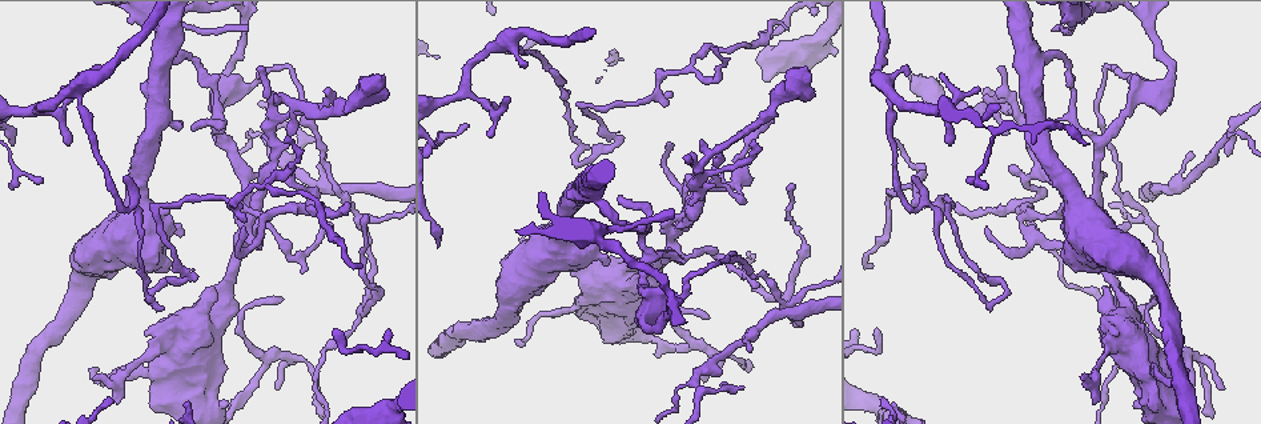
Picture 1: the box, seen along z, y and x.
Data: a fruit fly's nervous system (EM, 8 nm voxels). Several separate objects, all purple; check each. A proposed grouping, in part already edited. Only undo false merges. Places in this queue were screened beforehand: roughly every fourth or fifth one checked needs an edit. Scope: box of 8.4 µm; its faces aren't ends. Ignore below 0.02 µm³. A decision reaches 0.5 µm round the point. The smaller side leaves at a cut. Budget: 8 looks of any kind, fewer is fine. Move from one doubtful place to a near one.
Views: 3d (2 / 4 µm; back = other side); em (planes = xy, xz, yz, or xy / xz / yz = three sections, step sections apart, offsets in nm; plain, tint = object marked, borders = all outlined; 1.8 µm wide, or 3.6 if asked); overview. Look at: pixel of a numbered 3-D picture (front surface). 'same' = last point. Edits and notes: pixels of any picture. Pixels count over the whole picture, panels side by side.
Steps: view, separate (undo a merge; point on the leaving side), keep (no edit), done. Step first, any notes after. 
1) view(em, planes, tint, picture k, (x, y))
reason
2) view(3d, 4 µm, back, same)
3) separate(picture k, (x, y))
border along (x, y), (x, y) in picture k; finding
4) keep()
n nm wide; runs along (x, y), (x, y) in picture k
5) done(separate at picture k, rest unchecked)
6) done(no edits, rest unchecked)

view(3d, 2 µm, picture 1, (1040, 191))
closes a loop

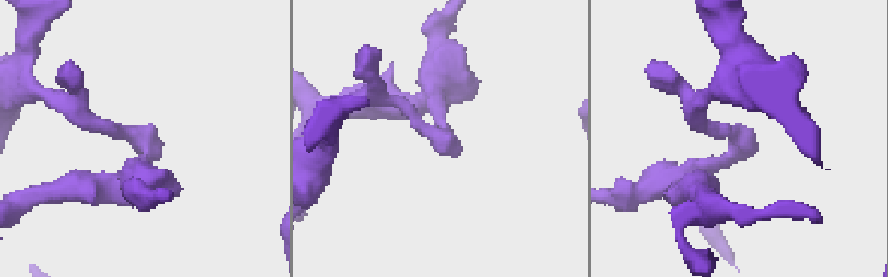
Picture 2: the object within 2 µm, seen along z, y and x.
view(em, yz, step 16, tint, picture 2, (442, 140))
need the tissue

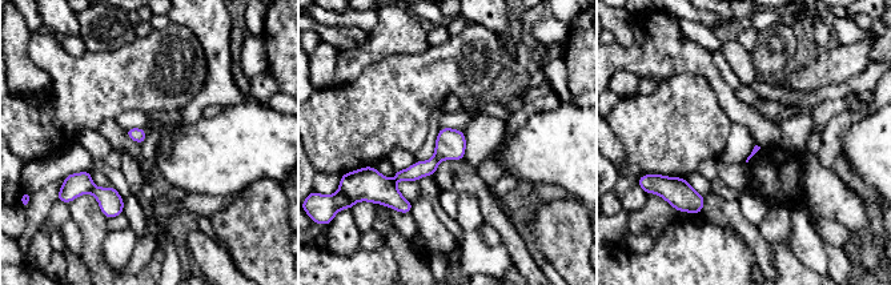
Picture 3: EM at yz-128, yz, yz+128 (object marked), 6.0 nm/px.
keep()
40 nm wide; one cell here

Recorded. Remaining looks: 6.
view(3d, 2 µm, picture 1, (1098, 362))
thick turns thin

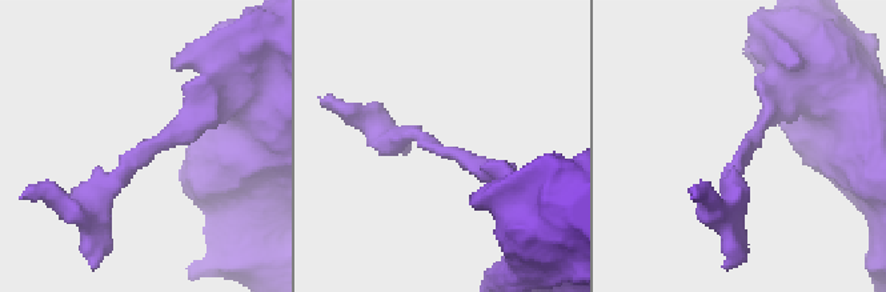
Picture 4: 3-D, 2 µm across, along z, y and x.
view(em, yz, step 16, tint, picture 4, (437, 151))

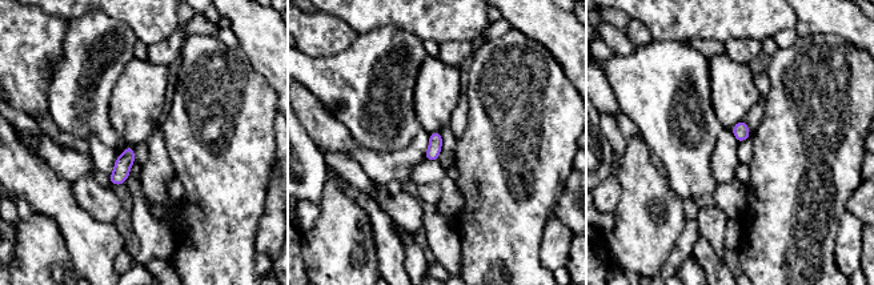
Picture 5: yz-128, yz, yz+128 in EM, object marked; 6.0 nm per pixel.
keep()
all the same cell

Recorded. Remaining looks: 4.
view(em, yz, step 8, tint, picture 1, (578, 166))
sharp bend

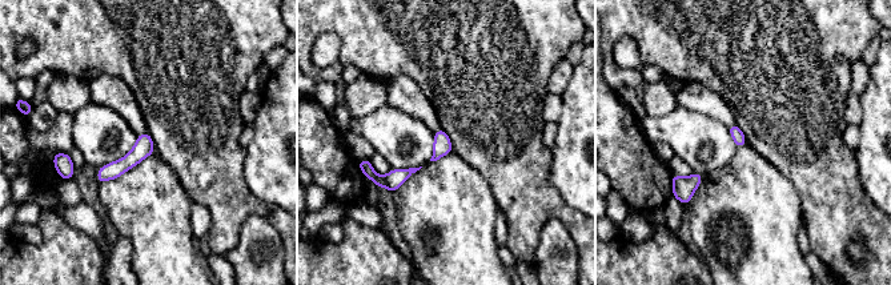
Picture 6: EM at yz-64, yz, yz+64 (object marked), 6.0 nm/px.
view(em, planes, borders, same)

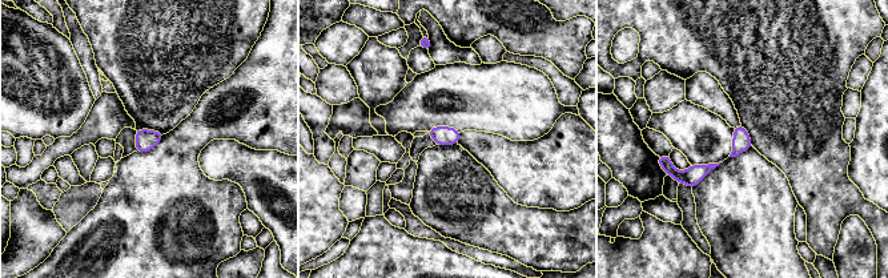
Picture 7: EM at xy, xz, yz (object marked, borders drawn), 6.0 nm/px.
separate(picture 7, (694, 174))
border along (674, 168), (670, 174) in picture 7; a second cell is stuck on

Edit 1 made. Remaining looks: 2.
done(separate at picture 7, rest unchecked)

